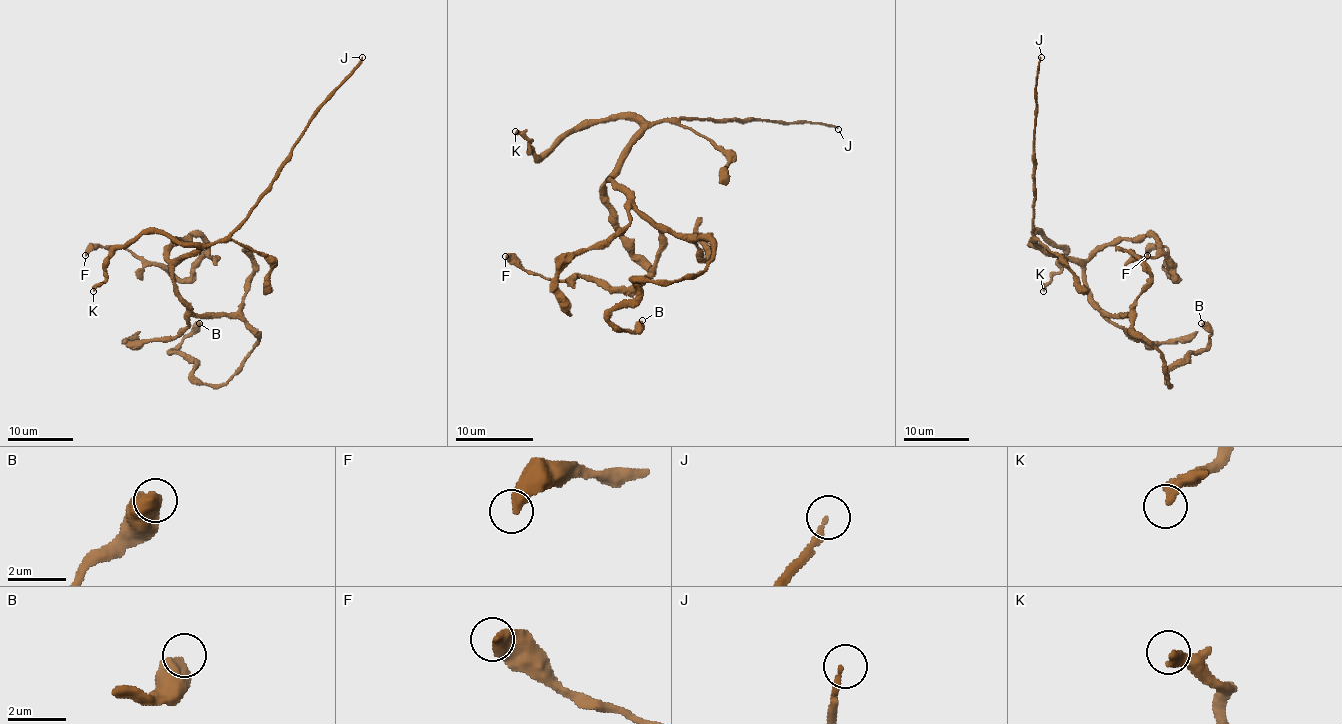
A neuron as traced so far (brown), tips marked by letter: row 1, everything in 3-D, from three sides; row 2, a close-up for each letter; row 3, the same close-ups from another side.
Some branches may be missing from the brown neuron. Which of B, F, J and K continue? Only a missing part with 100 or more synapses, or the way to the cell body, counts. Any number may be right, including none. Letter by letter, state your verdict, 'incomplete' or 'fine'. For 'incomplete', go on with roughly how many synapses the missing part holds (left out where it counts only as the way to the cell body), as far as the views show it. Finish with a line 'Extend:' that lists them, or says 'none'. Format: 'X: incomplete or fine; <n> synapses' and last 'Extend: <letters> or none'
B: fine
F: fine
J: incomplete; 100 synapses
K: fine
Extend: J

